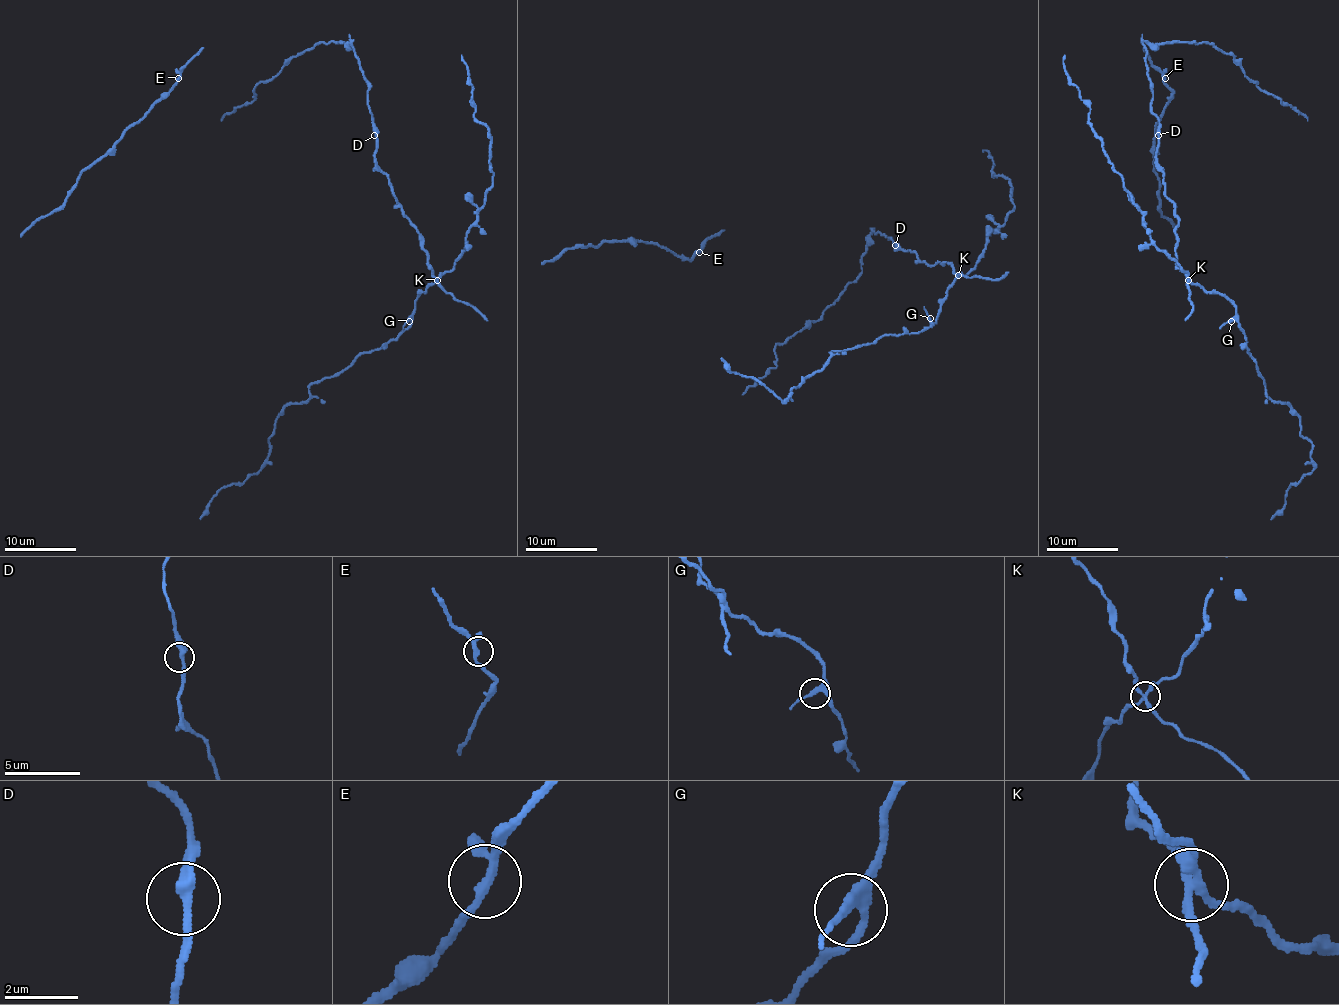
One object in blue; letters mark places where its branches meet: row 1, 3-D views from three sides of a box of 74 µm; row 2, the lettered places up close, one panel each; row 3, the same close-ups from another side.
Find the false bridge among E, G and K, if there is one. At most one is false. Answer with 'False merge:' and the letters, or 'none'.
False merge: K

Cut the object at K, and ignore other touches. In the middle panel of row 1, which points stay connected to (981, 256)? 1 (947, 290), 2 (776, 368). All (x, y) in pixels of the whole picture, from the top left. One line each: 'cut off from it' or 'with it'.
1: with it
2: cut off from it

